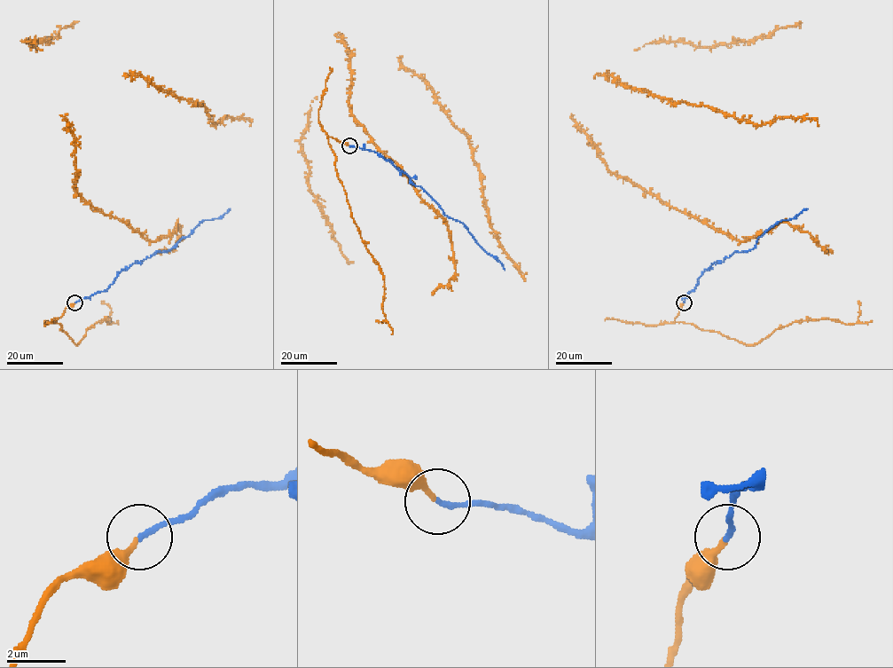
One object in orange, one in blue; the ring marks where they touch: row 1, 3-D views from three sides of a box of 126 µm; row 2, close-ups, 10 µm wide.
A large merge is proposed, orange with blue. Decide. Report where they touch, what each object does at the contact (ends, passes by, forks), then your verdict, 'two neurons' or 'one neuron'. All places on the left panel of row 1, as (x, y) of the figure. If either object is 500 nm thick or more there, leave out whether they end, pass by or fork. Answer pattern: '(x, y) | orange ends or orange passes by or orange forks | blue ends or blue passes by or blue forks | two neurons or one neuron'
(74, 302) | orange ends | blue ends | one neuron

